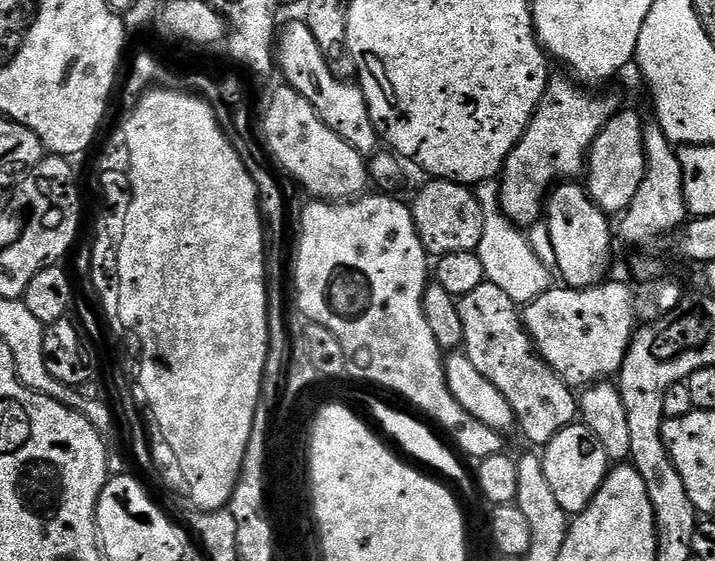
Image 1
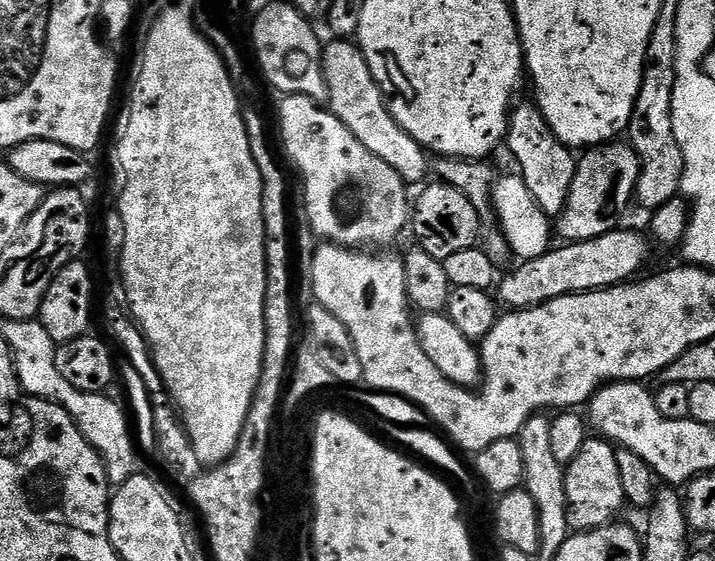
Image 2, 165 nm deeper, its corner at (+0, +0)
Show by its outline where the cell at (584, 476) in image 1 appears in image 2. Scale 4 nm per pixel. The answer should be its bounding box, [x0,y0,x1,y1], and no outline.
[564,438,626,532]

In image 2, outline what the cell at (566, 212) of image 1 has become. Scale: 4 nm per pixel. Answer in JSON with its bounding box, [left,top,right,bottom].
[506,103,577,218]

